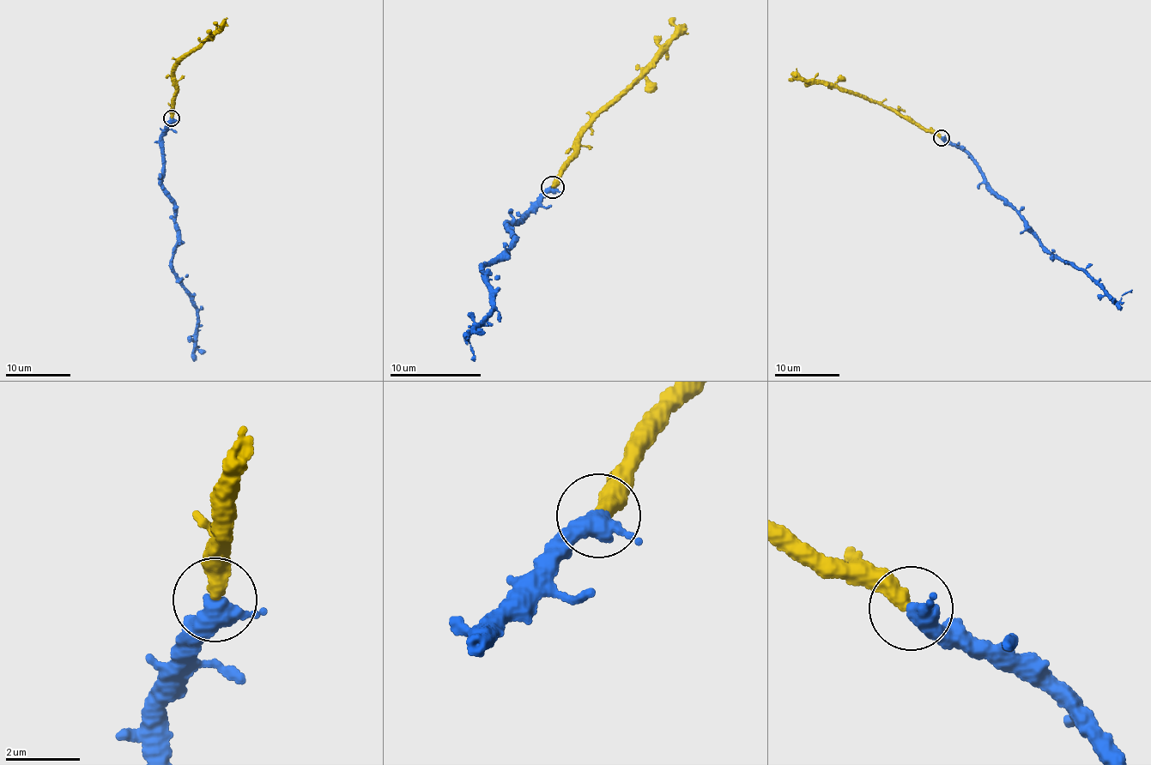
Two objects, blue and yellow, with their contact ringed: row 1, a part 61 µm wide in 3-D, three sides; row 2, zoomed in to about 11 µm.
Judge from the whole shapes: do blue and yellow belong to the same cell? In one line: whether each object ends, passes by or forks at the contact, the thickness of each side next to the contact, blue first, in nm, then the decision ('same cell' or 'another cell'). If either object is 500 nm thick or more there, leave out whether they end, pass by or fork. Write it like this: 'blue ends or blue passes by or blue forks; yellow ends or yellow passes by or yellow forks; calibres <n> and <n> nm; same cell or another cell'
blue passes by; yellow ends; calibres 400 and 400 nm; same cell

